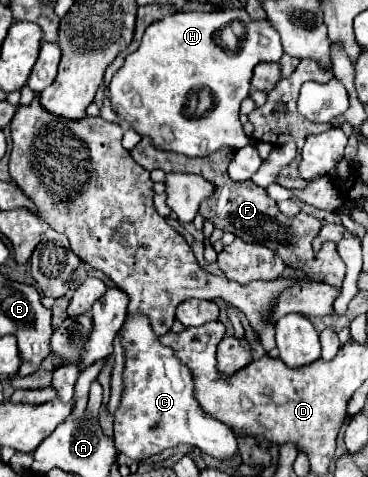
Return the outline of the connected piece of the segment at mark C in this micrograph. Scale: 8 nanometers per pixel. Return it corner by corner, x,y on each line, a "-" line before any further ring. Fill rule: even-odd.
127,314
121,328
121,346
125,354
123,394
113,414
113,434
119,454
145,460
177,444
191,444
219,460
227,460
237,452
233,430
199,406
193,396
193,376
189,368
169,346
159,342
147,314

